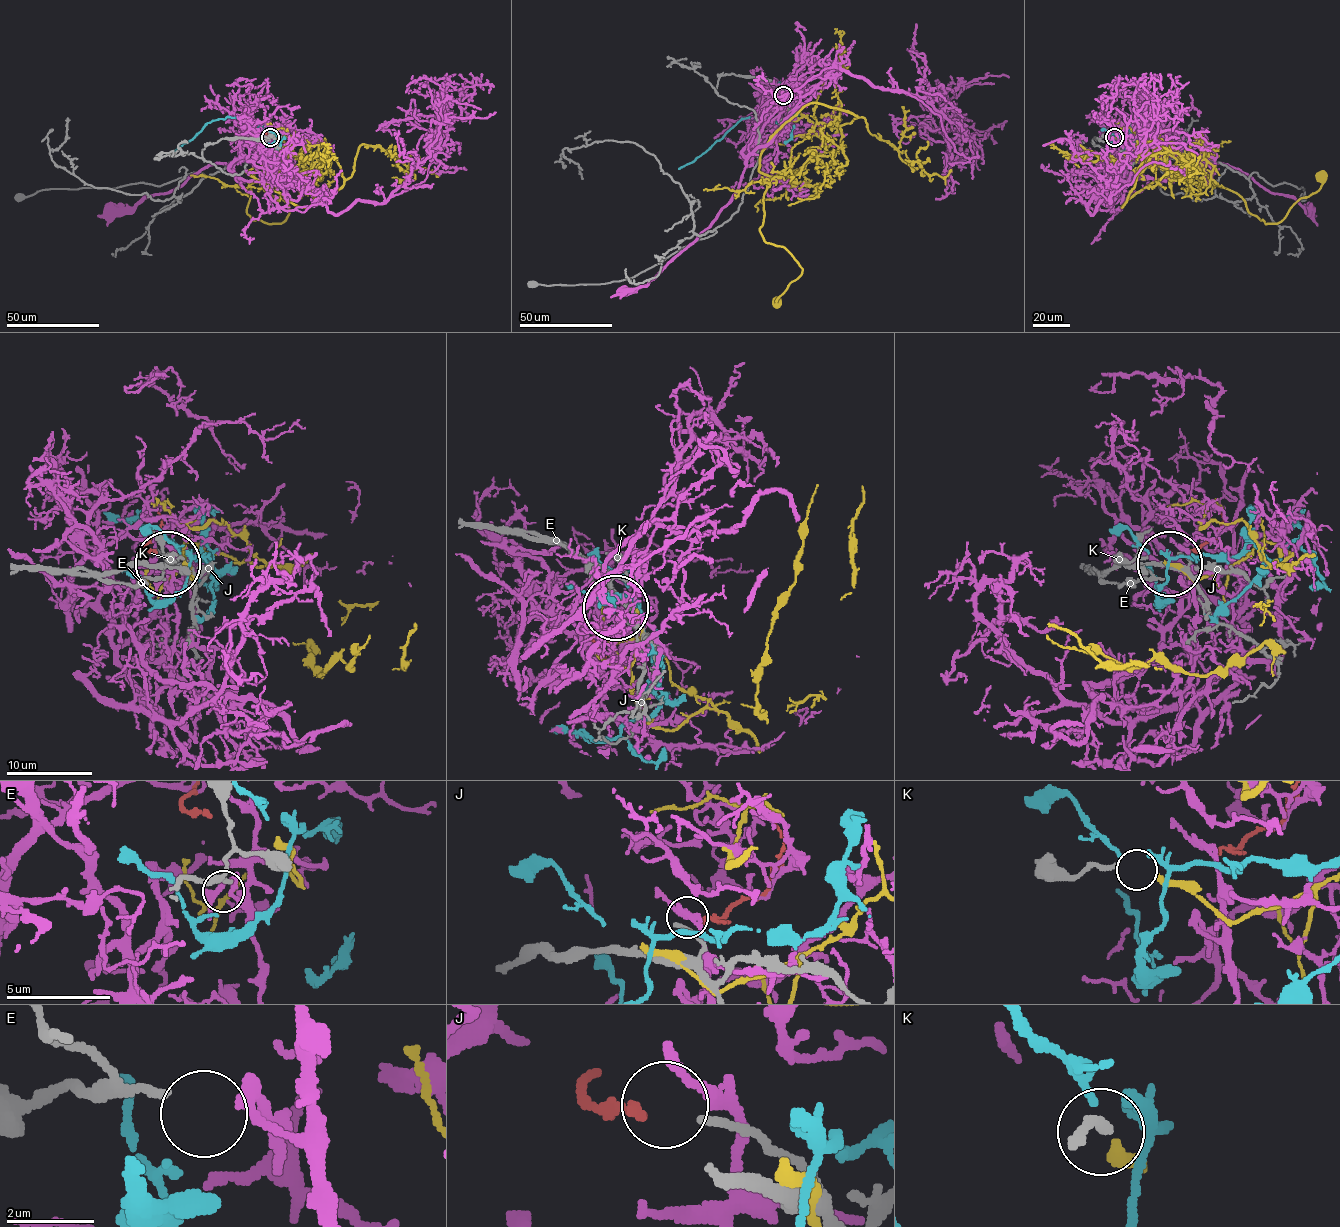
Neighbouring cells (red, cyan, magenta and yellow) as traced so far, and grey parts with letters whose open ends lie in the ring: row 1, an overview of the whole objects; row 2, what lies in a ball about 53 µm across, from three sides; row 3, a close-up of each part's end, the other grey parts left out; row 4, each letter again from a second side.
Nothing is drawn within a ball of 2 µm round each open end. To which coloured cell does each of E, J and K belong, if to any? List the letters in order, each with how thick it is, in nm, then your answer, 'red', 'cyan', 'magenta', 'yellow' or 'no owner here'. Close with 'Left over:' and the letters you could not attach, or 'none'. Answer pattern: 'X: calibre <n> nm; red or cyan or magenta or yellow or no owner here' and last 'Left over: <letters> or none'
E: calibre 170 nm; no owner here
J: calibre 190 nm; red
K: calibre 220 nm; no owner here
Left over: E, K

